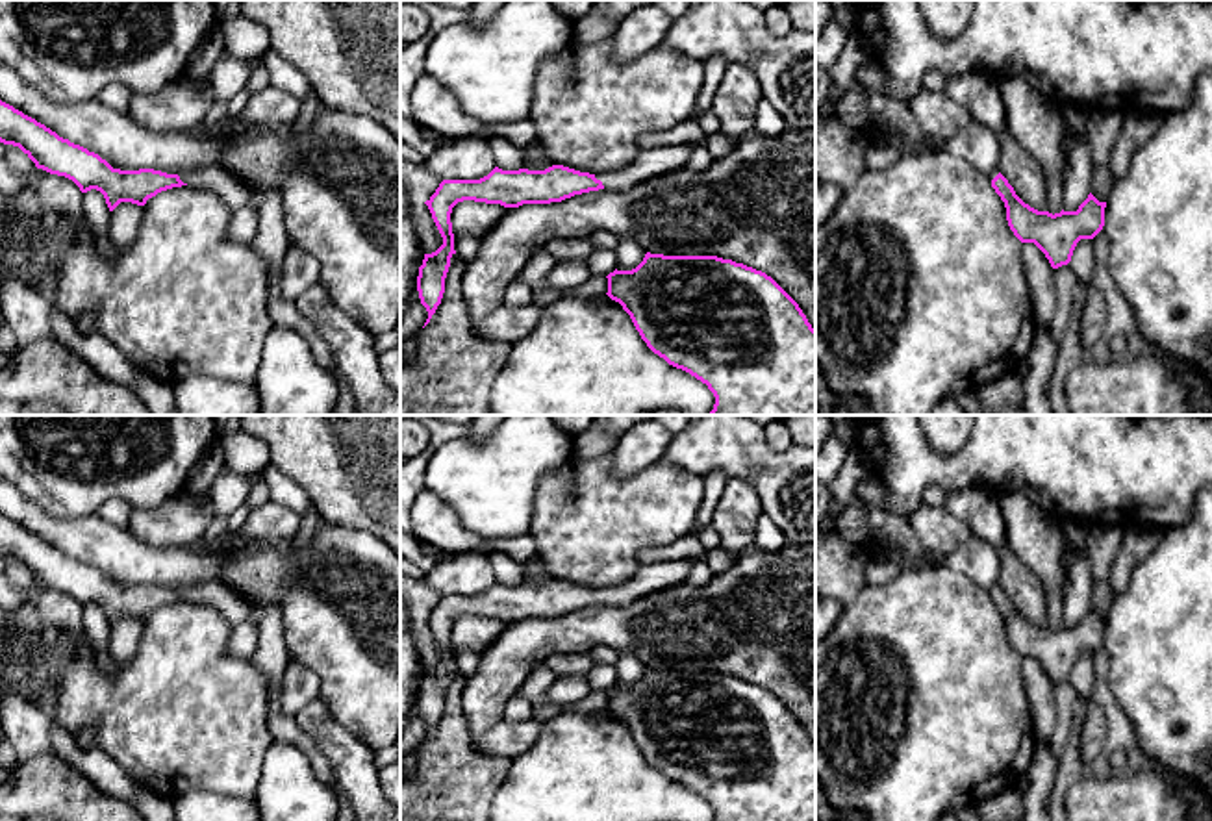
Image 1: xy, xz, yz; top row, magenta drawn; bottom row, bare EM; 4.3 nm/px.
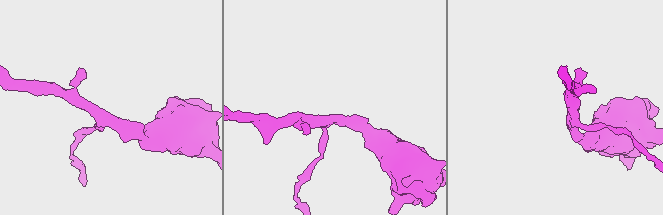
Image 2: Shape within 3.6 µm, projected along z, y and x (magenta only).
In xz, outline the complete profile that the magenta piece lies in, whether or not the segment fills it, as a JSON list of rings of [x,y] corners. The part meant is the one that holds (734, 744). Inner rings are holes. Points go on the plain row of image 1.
[[[647,667],[632,686],[608,691],[608,712],[623,721],[647,762],[708,801],[713,821],[815,821],[815,745],[799,719],[765,688],[717,671]]]

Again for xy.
[[[0,515],[0,558],[19,562],[37,584],[72,595],[82,608],[96,604],[109,626],[120,617],[145,621],[161,606],[189,600],[217,610],[230,626],[256,619],[256,606],[222,580],[167,589],[154,584],[113,584],[98,569],[59,552],[56,547]]]

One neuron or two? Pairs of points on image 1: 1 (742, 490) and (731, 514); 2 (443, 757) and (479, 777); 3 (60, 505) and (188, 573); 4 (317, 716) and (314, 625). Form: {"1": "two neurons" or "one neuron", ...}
{"1": "one neuron", "2": "one neuron", "3": "two neurons", "4": "two neurons"}

